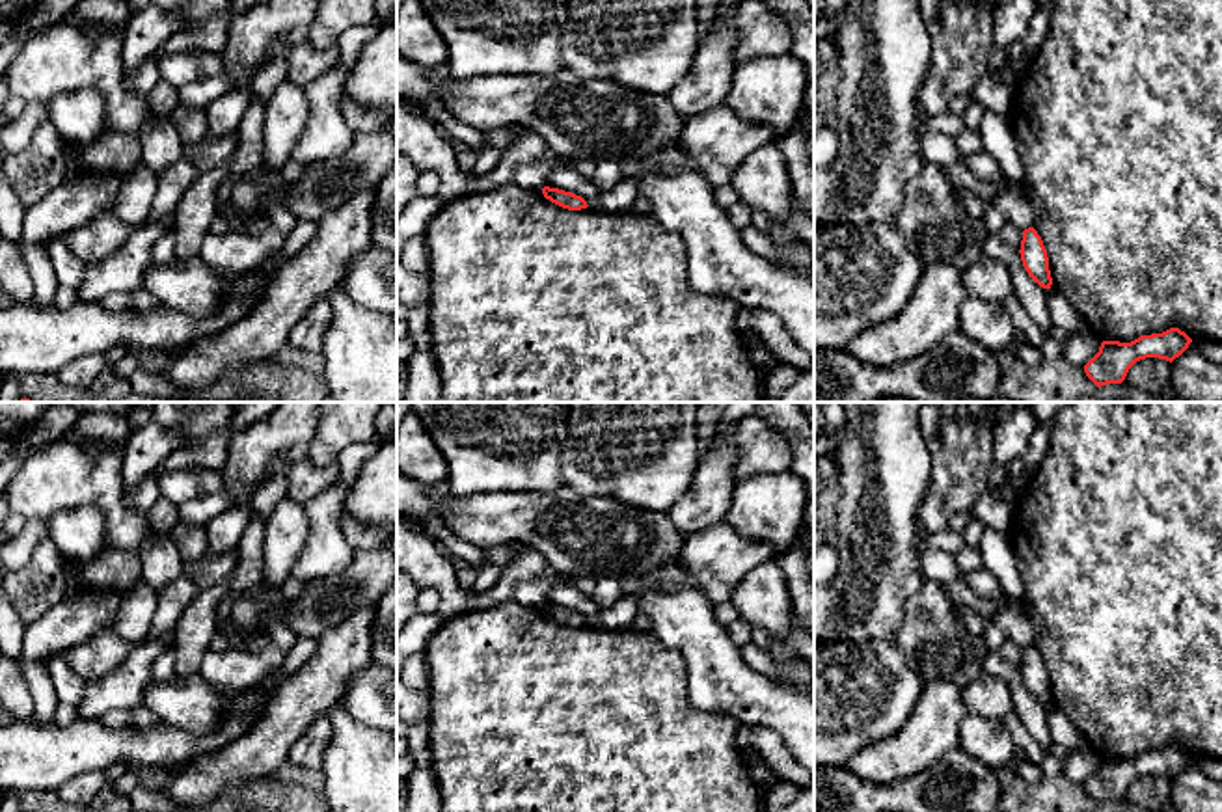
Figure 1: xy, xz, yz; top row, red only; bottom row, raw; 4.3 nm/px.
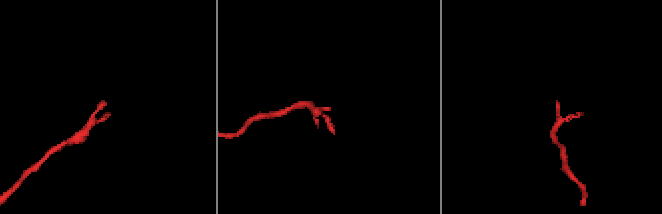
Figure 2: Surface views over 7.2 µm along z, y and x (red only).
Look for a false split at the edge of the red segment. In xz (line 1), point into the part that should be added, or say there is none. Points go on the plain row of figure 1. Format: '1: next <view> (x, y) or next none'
1: next none

